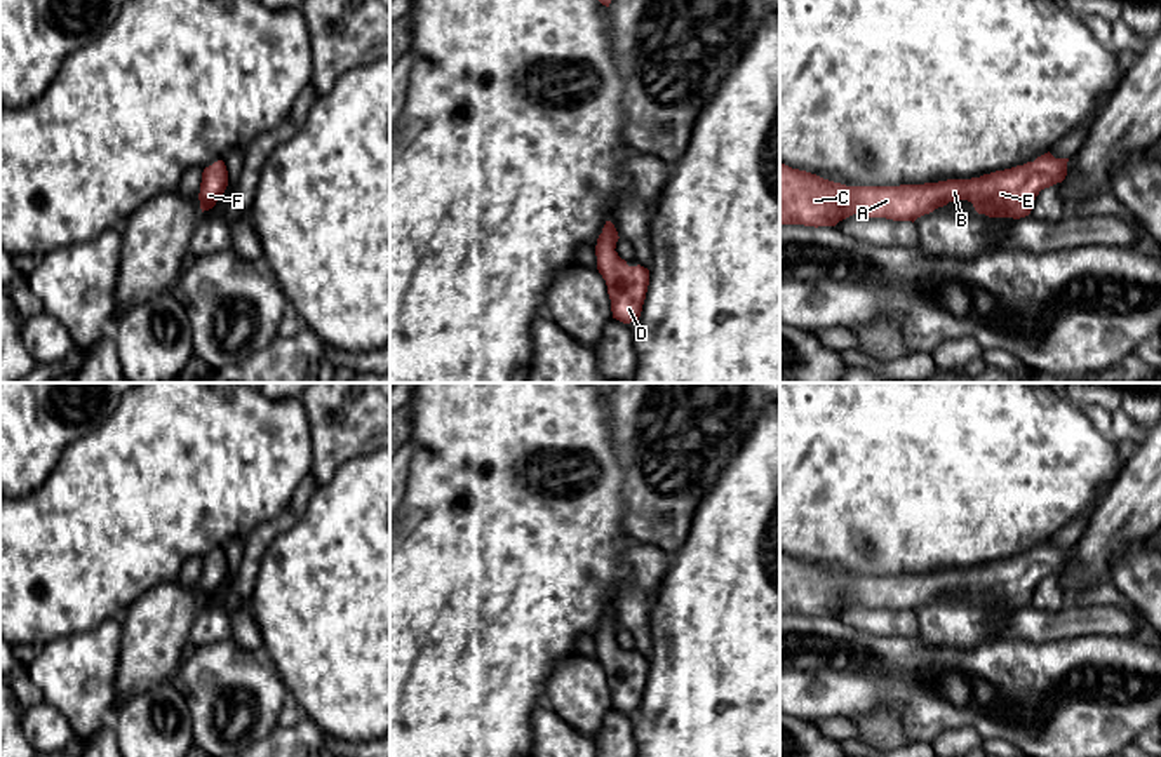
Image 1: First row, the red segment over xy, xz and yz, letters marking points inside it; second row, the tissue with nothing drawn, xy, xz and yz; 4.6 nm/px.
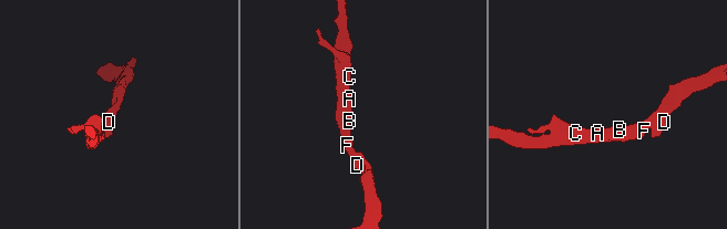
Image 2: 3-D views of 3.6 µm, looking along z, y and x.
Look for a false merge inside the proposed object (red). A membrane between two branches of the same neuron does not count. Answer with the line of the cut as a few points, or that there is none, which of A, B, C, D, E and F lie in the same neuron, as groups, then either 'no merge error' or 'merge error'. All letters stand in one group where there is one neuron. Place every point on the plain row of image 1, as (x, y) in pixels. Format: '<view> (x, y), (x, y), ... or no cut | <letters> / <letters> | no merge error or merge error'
no cut | A B C D E F | no merge error

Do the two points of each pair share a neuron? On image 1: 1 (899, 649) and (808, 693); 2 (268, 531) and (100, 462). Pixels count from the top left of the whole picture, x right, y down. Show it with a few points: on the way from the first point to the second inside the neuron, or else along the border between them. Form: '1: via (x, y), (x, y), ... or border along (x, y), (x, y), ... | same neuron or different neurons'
1: via (876, 672), (831, 672) | same neuron
2: border along (289, 500), (272, 519), (263, 521), (246, 538) | different neurons

